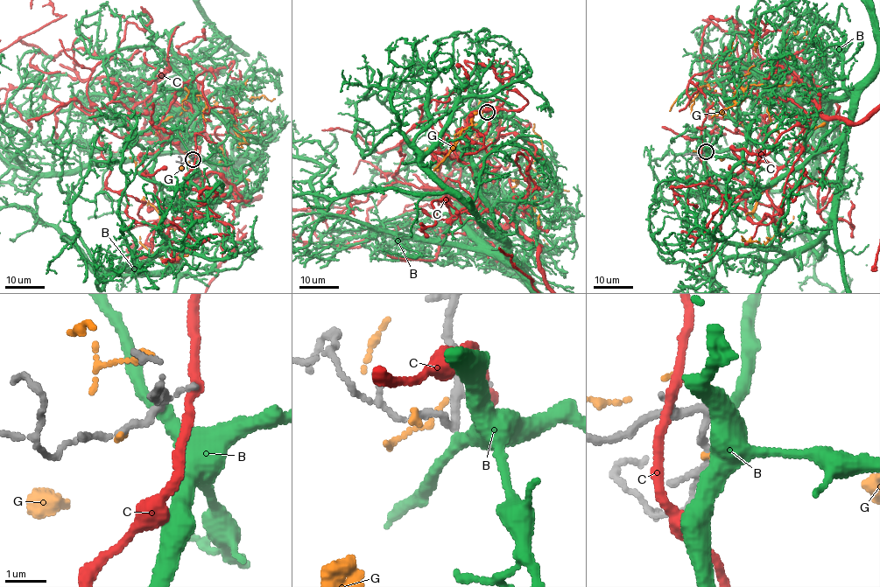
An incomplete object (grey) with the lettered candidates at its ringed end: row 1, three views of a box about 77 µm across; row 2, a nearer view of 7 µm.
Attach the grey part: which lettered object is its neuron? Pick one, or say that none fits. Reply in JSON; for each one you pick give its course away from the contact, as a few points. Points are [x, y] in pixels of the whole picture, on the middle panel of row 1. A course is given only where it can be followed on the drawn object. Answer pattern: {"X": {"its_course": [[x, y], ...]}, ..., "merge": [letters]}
{"merge": ["B"]}

